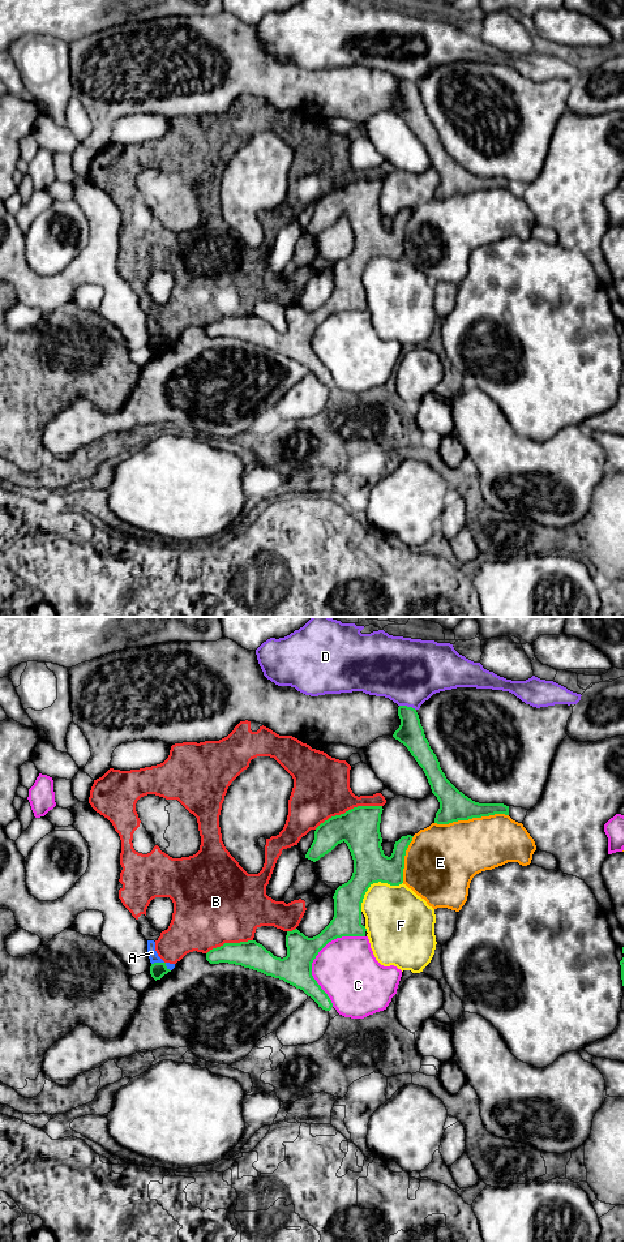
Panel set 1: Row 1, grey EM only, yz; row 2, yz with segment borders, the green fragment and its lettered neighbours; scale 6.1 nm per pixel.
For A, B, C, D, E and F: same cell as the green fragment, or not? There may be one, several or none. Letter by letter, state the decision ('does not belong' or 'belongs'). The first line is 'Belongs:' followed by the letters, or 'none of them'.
Belongs: none of them
A: does not belong
B: does not belong
C: does not belong
D: does not belong
E: does not belong
F: does not belong

